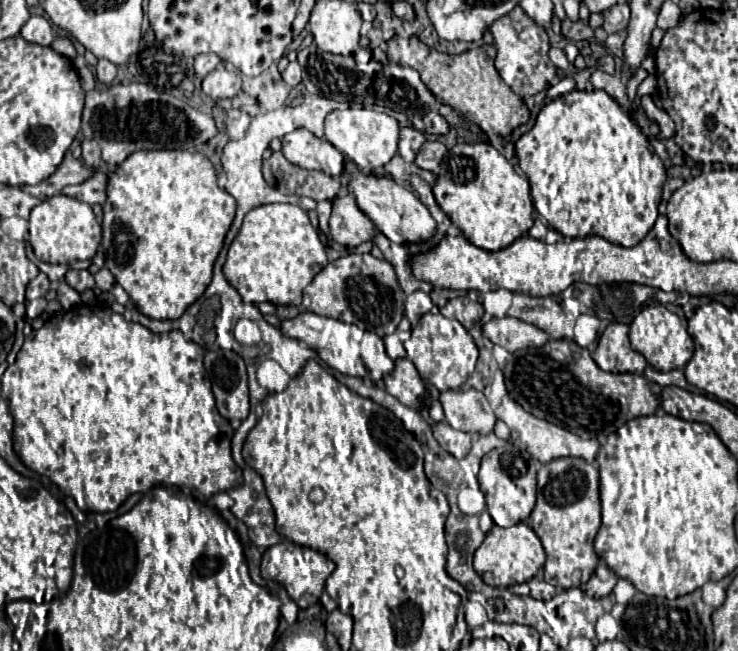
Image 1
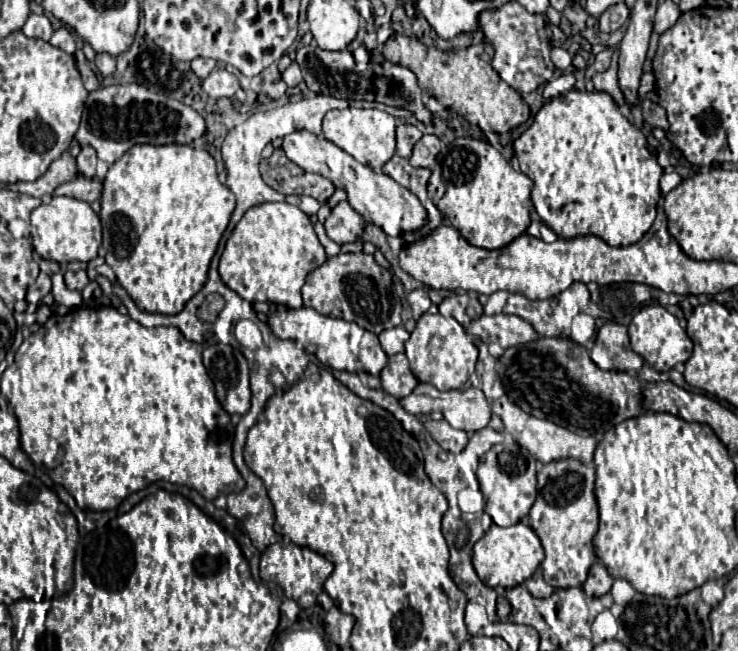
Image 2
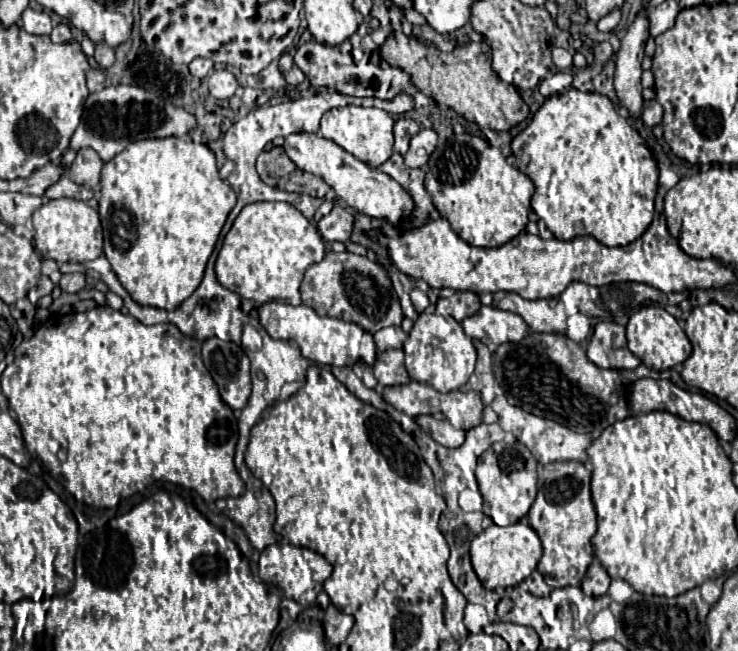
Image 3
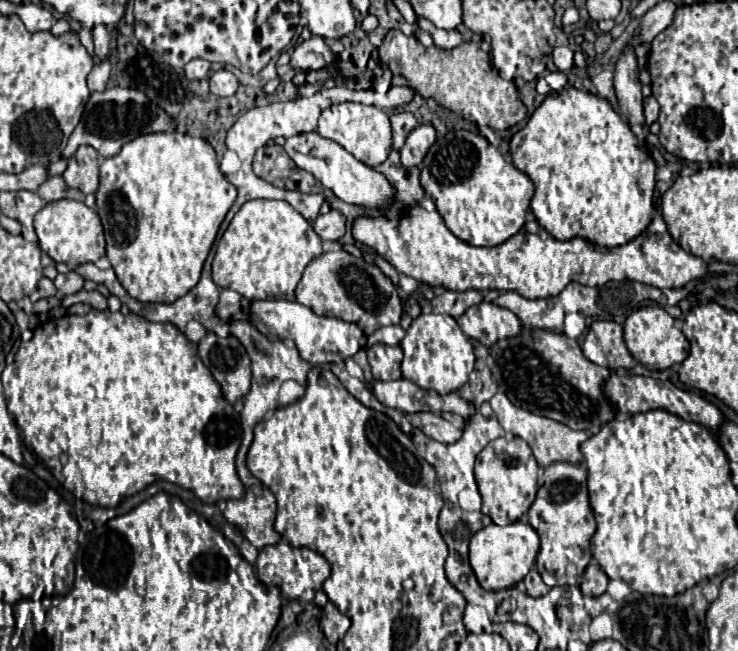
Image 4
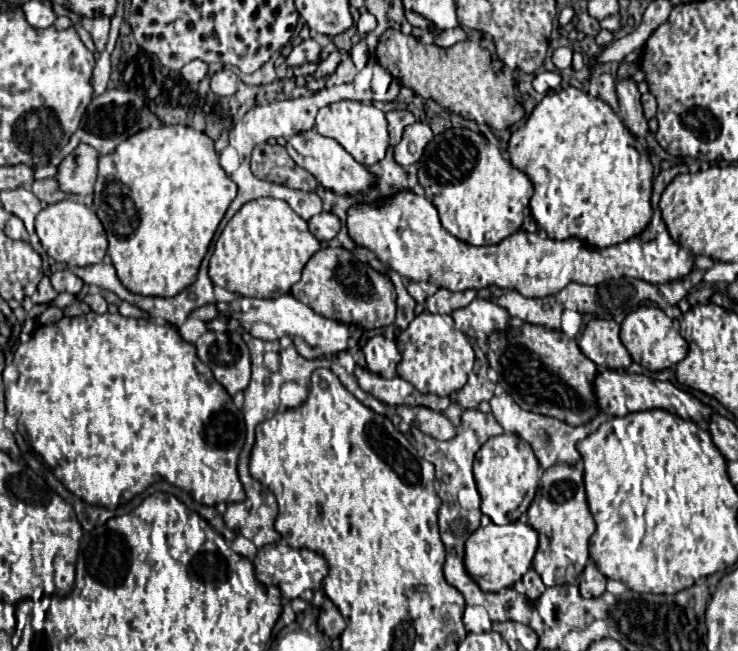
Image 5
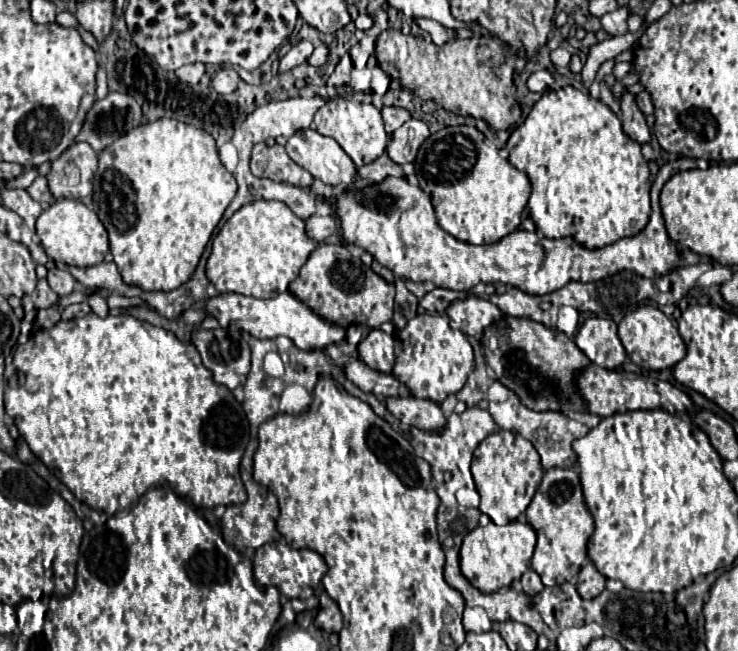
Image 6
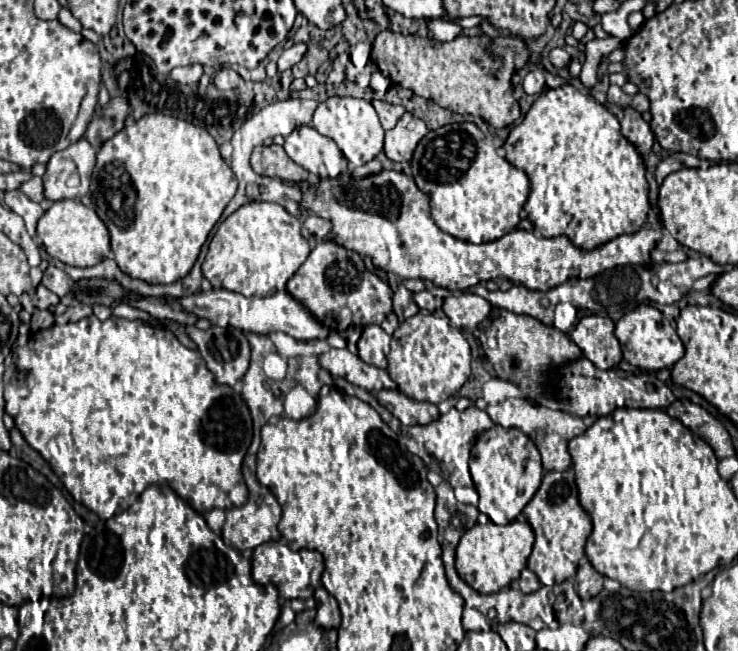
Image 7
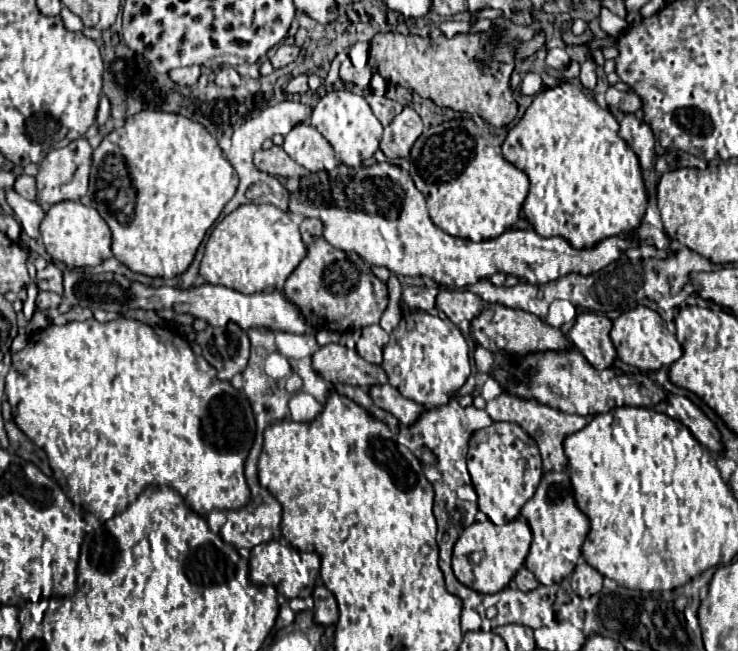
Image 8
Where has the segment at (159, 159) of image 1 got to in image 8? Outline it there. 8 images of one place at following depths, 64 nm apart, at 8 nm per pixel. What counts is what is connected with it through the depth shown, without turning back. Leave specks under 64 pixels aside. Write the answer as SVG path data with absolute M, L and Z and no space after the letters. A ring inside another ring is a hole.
M146 110L126 118L124 126L106 134L92 154L92 206L112 230L112 252L132 272L146 276L180 276L236 188L238 176L224 158L216 138L202 124L170 112Z

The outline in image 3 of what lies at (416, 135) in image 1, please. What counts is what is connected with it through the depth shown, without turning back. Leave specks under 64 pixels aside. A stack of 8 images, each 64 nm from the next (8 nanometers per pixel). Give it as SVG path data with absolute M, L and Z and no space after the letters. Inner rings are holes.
M398 118L394 124L394 150L406 154L410 138L420 130L420 126L410 118Z

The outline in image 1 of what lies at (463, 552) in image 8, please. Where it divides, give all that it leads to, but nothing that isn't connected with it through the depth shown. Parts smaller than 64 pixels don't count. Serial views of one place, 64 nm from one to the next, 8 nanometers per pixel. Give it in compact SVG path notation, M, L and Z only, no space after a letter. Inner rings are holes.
M524 522L514 524L510 528L492 526L484 542L474 552L474 570L482 576L482 580L488 586L496 586L496 588L500 586L510 588L514 584L528 582L544 566L544 562L546 562L546 552L540 544L540 538Z

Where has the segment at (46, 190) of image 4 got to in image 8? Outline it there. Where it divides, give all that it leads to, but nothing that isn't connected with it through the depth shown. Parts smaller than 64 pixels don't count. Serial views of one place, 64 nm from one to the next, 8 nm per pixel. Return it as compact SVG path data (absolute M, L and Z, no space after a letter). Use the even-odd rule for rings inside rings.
M20 174L20 176L16 178L16 182L14 182L14 190L16 190L20 196L28 198L28 200L34 200L34 198L36 198L36 182L34 182L32 176Z

